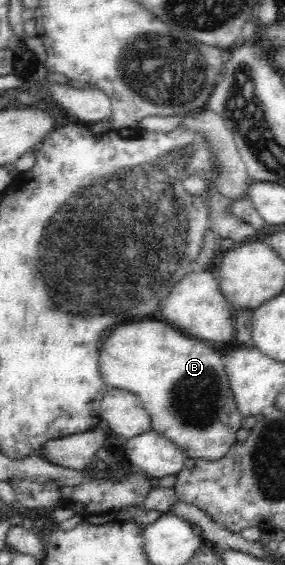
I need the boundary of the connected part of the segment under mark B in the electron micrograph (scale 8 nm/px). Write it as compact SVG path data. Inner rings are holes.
M141 321L141 323L131 323L131 325L119 325L117 329L113 329L113 333L106 333L97 353L99 353L99 372L101 372L101 378L103 378L108 388L126 389L137 395L143 407L146 409L146 412L149 414L152 429L159 435L173 441L173 444L183 450L187 457L193 458L194 460L217 461L231 449L233 443L236 443L237 437L235 435L237 430L242 427L244 417L243 414L239 412L239 408L237 408L233 390L231 390L231 386L229 386L229 376L227 376L227 372L225 372L223 355L213 349L210 343L191 338L165 321Z

